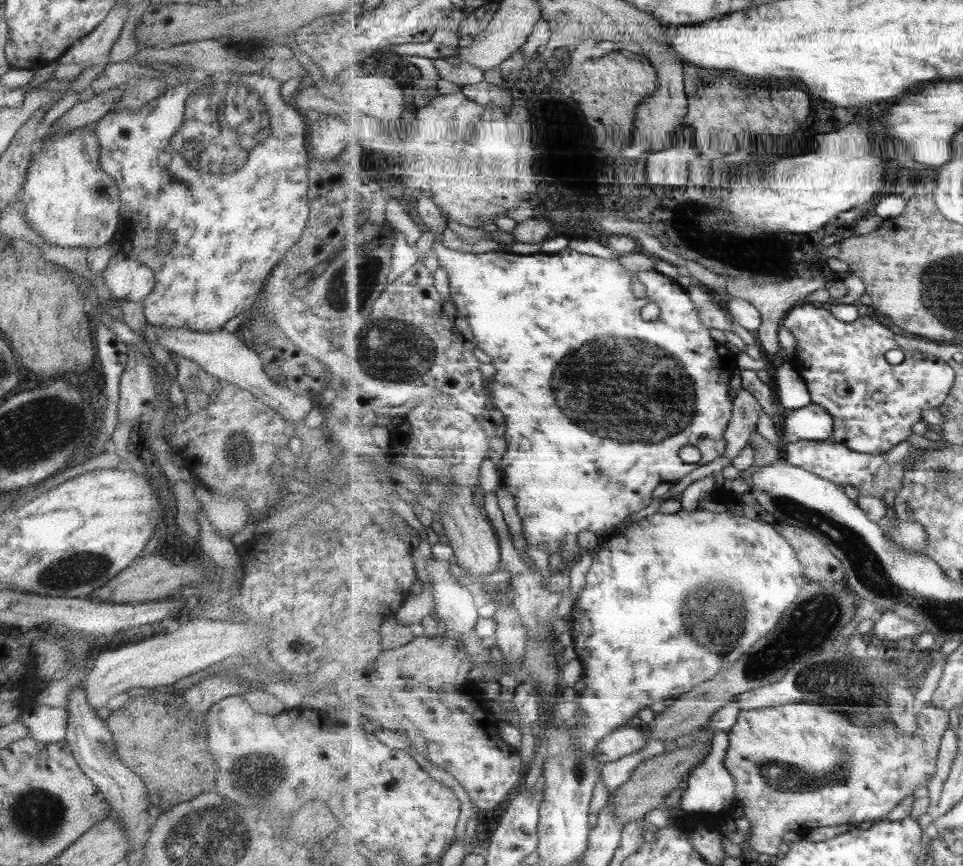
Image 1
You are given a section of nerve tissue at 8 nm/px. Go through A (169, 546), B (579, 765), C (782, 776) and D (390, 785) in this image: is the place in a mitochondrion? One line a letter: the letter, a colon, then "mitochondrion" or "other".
A: other
B: mitochondrion
C: mitochondrion
D: other

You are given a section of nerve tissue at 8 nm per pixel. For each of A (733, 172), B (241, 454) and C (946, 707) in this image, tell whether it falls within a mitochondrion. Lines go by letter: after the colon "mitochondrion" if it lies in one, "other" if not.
A: other
B: mitochondrion
C: other

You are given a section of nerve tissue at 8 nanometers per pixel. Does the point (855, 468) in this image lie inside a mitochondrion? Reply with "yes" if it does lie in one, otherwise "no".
no

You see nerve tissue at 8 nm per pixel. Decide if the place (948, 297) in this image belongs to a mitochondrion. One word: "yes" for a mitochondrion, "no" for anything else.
yes

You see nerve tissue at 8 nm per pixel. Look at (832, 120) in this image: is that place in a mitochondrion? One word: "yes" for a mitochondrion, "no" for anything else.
no

